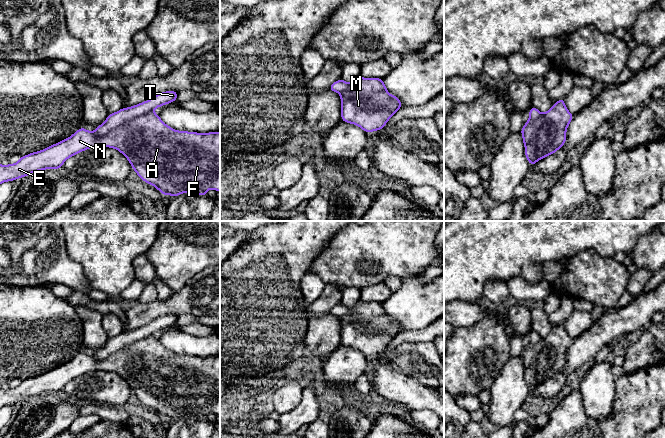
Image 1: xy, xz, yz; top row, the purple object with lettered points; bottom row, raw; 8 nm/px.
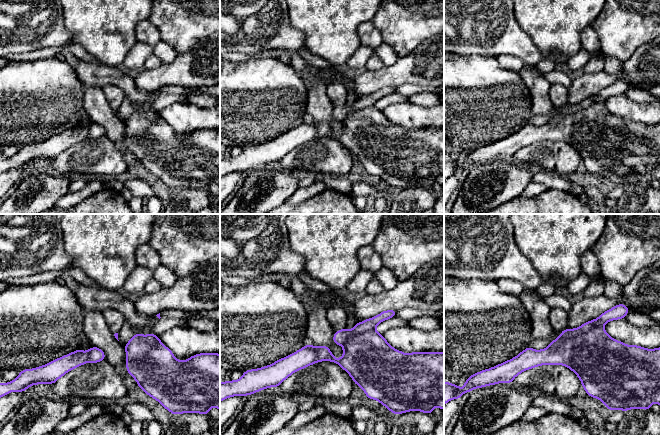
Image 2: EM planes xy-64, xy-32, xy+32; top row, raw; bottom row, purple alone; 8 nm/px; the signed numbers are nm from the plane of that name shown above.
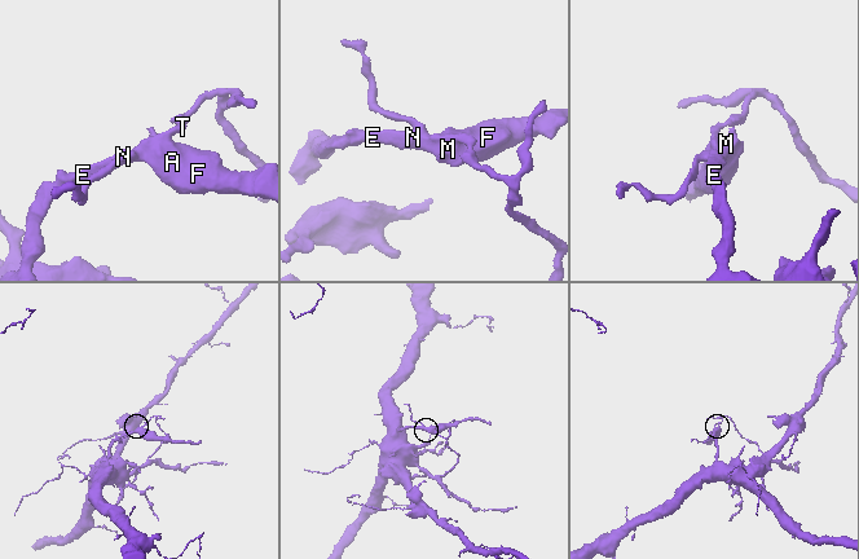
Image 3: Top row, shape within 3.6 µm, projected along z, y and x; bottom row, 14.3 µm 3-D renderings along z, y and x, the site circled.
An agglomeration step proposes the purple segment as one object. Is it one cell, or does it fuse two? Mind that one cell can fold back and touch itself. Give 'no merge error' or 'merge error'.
merge error

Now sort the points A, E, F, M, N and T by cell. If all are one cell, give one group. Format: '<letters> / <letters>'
A E F M N / T

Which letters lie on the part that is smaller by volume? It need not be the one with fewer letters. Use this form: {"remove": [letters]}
{"remove": ["T"]}

